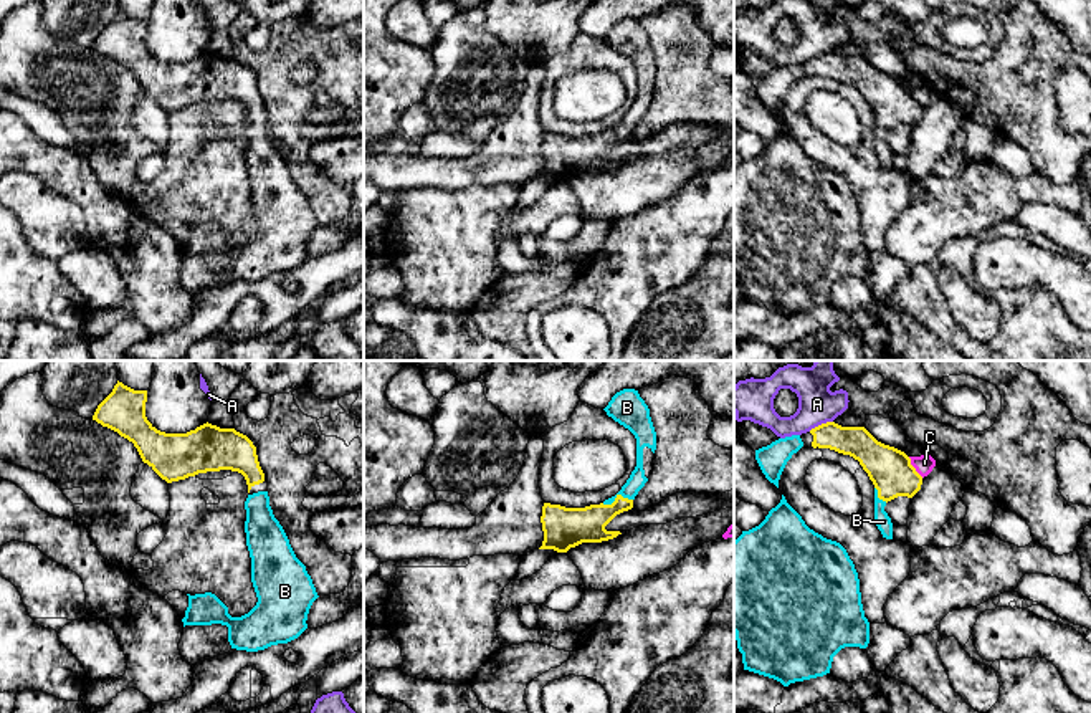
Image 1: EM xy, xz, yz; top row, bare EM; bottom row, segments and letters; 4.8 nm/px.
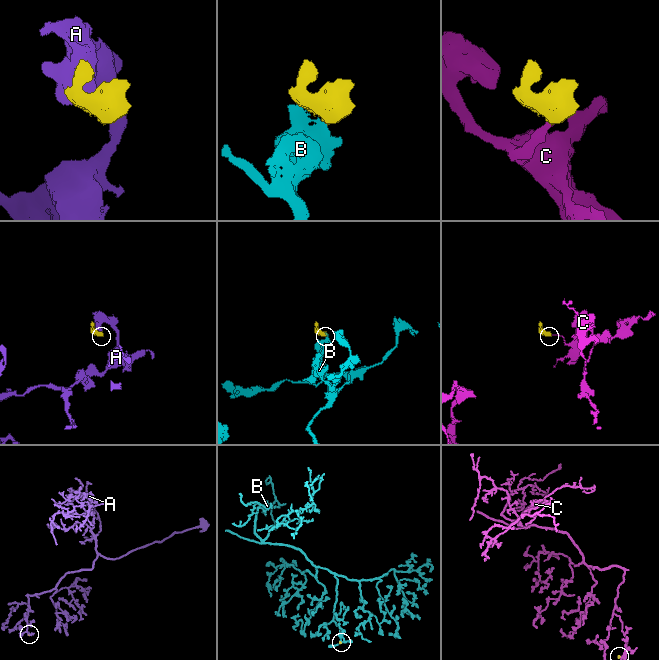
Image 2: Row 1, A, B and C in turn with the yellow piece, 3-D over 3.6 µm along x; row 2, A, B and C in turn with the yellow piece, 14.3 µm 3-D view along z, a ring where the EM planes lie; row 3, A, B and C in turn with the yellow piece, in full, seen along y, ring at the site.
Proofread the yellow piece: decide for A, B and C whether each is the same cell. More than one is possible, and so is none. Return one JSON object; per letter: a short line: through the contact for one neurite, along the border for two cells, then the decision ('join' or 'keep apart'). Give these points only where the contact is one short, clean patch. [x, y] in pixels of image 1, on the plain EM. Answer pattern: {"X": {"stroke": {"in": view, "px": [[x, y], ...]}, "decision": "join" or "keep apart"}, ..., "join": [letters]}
{"A": {"decision": "keep apart"}, "B": {"decision": "join"}, "C": {"stroke": {"in": "yz", "px": [[908, 86], [909, 93], [923, 106]]}, "decision": "keep apart"}, "join": ["B"]}

